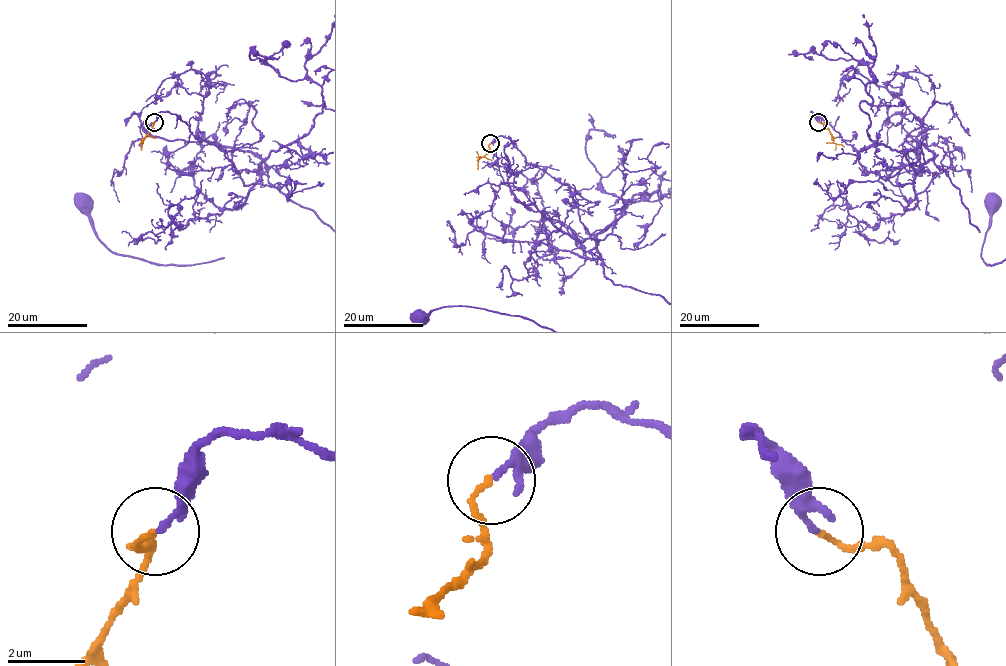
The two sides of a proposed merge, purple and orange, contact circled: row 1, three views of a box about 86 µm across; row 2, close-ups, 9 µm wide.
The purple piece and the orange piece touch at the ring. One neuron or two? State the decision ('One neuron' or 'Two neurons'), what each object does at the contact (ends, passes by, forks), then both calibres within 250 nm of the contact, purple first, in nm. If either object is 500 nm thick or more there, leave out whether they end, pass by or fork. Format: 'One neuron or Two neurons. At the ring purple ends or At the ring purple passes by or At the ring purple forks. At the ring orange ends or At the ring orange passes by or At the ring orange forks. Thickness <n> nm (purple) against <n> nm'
One neuron. At the ring purple passes by. At the ring orange ends. Thickness 110 nm (purple) against 130 nm

